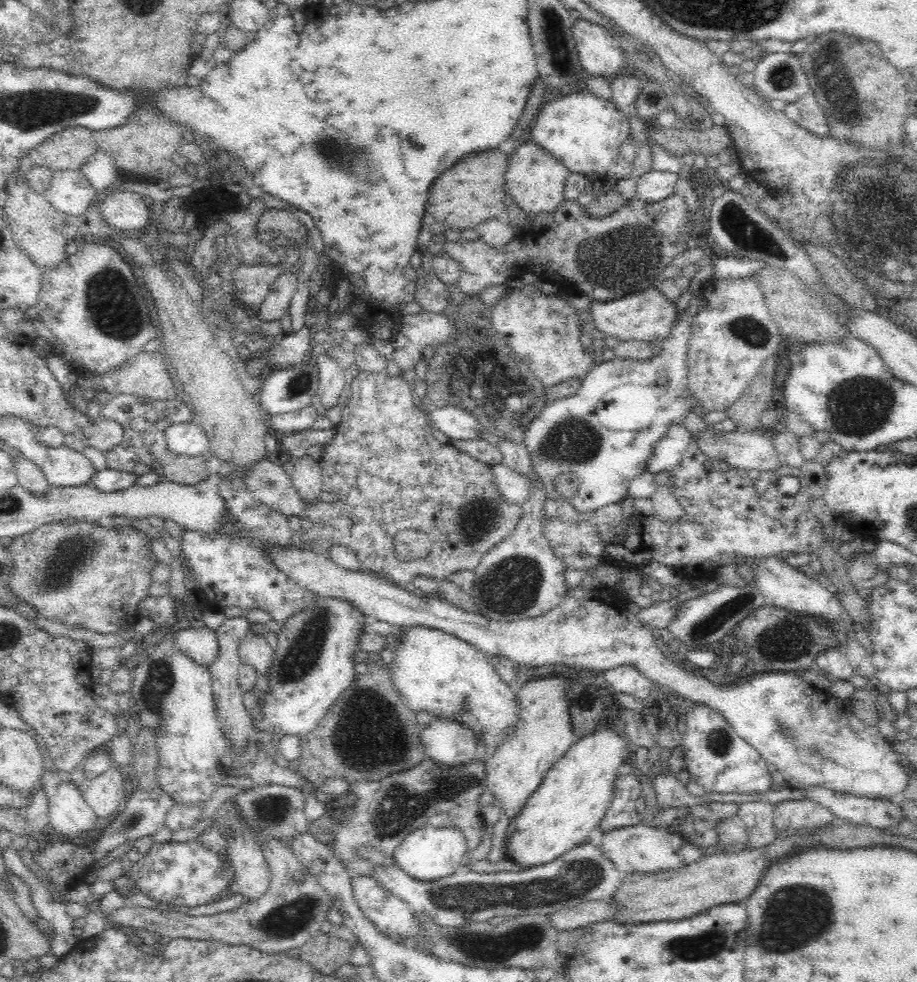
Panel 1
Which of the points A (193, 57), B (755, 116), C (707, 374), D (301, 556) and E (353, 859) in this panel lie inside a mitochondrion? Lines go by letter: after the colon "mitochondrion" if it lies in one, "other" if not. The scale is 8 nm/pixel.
A: other
B: other
C: other
D: other
E: other

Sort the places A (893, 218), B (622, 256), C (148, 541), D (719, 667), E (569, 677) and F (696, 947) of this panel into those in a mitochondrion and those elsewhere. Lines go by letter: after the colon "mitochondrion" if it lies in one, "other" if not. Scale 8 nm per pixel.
A: mitochondrion
B: mitochondrion
C: other
D: other
E: other
F: mitochondrion

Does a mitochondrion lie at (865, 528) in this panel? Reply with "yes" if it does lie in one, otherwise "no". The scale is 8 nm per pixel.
no

